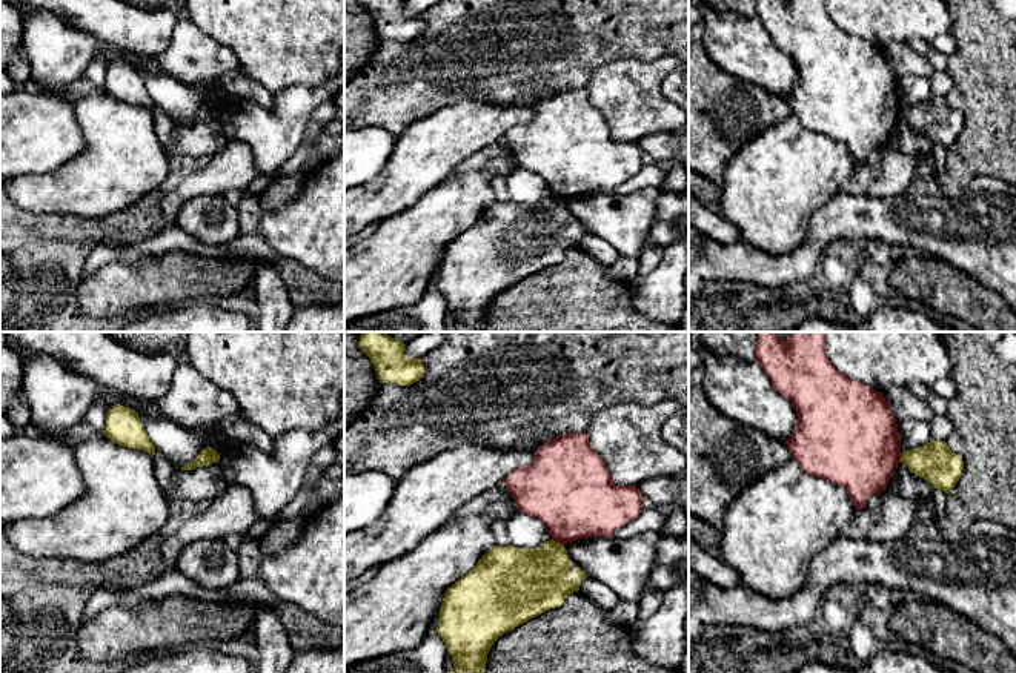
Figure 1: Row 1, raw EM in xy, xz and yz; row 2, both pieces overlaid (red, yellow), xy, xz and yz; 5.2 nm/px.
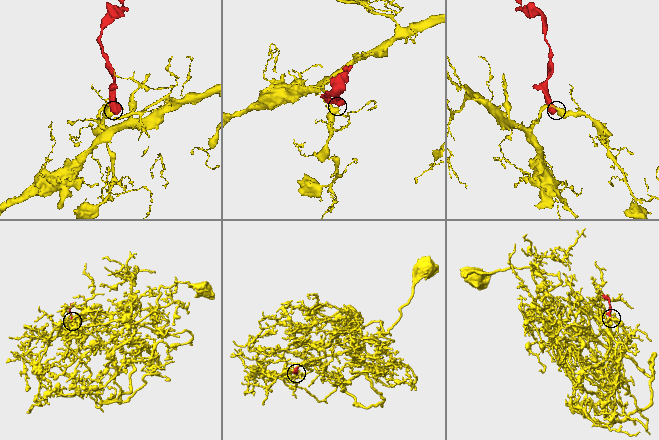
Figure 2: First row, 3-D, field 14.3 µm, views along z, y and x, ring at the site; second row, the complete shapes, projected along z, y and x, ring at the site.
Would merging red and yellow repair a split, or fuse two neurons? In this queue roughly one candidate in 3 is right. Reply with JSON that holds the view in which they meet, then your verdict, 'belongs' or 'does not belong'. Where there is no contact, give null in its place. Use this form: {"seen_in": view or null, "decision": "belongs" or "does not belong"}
{"seen_in": "xz", "decision": "does not belong"}

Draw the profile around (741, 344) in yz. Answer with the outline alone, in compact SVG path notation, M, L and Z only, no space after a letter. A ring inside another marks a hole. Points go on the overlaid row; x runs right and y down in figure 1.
M699 332L704 347L718 355L730 355L745 363L756 360L755 332Z

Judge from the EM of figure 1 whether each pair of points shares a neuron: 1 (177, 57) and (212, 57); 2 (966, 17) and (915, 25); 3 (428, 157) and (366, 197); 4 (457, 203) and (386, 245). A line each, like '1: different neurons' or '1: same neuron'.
1: same neuron
2: different neurons
3: same neuron
4: same neuron

